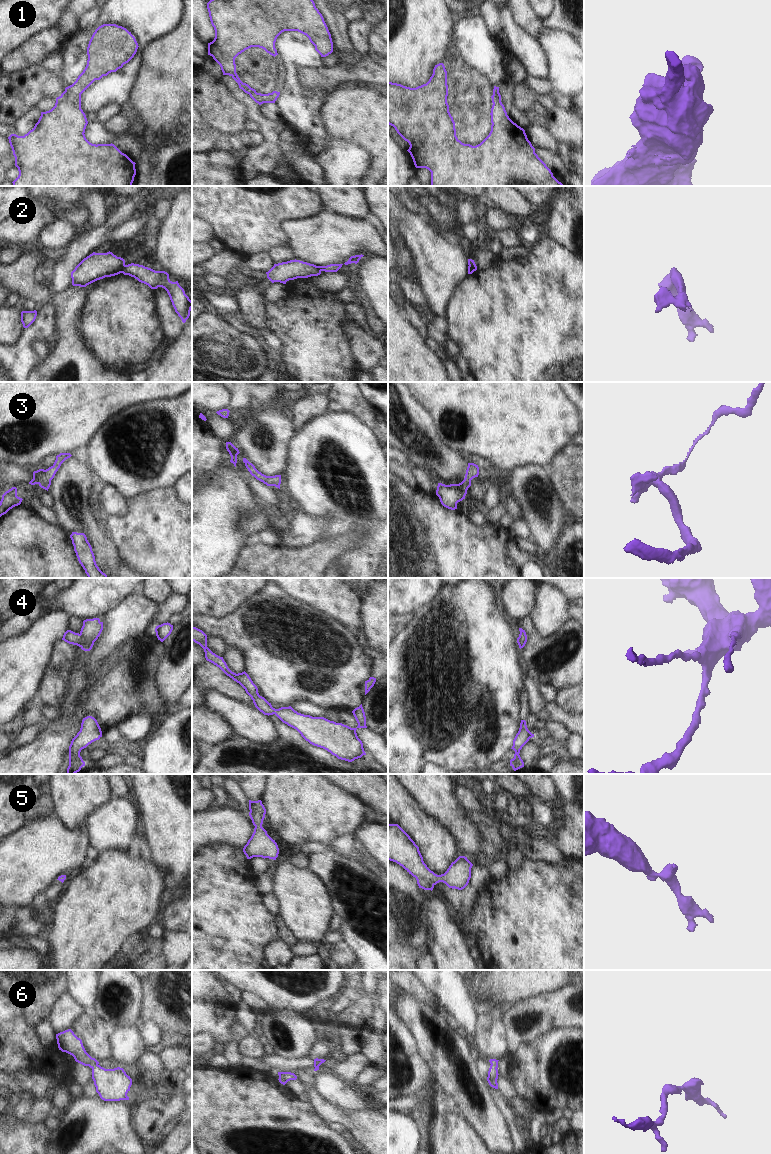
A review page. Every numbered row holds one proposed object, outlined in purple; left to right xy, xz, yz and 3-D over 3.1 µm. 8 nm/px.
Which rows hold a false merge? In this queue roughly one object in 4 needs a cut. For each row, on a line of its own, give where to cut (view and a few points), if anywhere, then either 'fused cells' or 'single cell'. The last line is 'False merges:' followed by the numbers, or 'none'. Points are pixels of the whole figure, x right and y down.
1: no cut; single cell
2: cut in xy along (124, 264), (120, 272); fused cells
3: no cut; single cell
4: no cut; single cell
5: no cut; single cell
6: no cut; single cell
False merges: 2

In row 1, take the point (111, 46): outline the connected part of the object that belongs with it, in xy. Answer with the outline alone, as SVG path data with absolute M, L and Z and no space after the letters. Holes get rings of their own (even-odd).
M103 24L93 33L87 47L87 65L76 81L65 88L56 98L55 106L41 116L34 128L24 136L11 134L8 139L15 157L19 175L13 186L132 186L136 175L135 162L122 153L114 144L92 144L85 137L87 118L81 109L81 94L95 81L111 72L116 72L136 54L138 43L126 28L116 24Z

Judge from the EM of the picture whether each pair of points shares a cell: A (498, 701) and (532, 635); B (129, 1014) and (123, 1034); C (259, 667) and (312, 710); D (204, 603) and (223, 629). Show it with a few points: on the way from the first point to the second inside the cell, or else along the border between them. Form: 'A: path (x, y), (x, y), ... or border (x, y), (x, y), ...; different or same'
A: border (519, 649), (524, 666); different
B: border (136, 1026), (115, 1025), (110, 1027); different
C: border (290, 705), (295, 701), (309, 700), (322, 708); different
D: border (236, 609), (220, 617), (202, 615); different

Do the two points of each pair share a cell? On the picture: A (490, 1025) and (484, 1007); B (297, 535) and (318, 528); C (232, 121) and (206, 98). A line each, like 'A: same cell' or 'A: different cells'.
A: different cells
B: same cell
C: same cell

